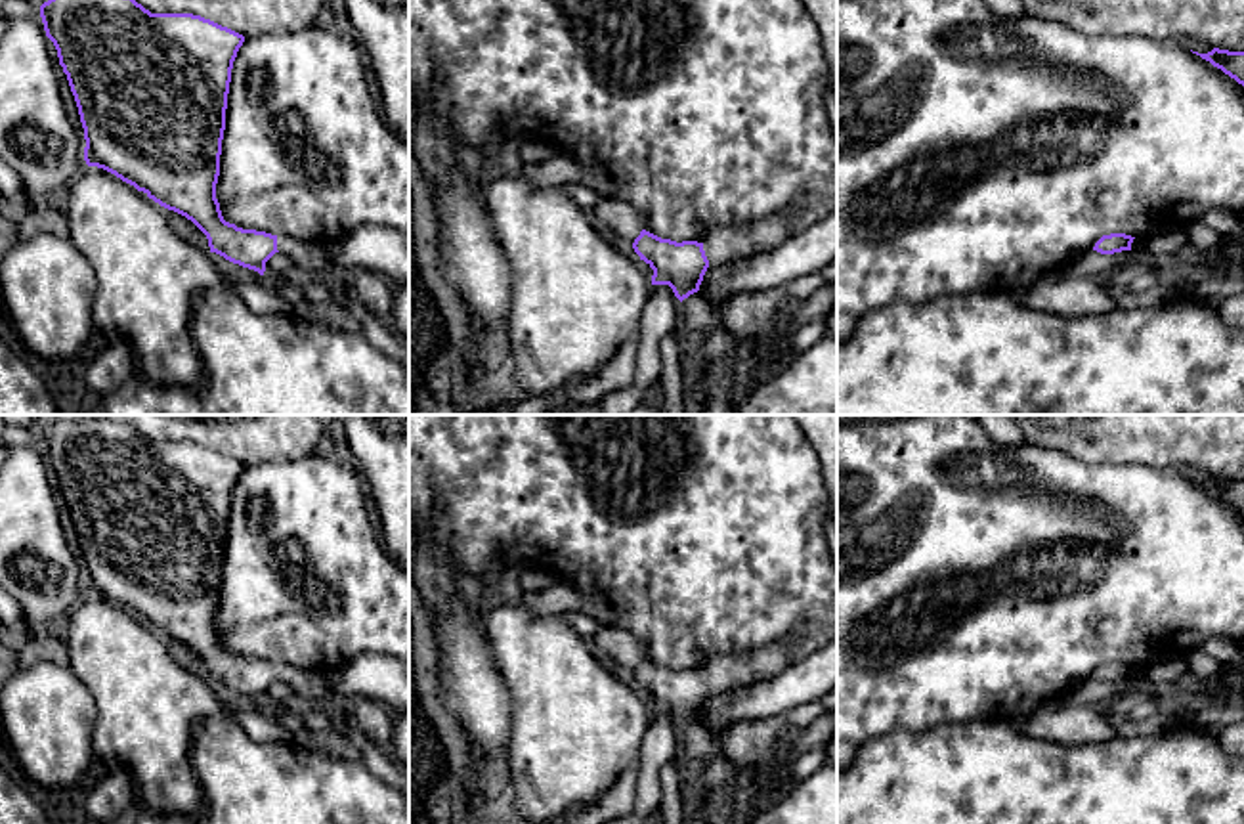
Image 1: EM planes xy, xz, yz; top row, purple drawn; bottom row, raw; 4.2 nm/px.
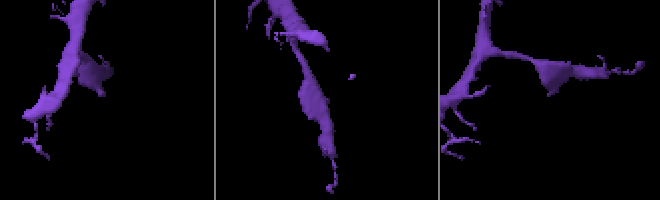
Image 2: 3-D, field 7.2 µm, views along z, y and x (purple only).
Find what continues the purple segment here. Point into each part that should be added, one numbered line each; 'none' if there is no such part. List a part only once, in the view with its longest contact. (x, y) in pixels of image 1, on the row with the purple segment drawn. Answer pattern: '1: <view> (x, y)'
1: xz (727, 243)

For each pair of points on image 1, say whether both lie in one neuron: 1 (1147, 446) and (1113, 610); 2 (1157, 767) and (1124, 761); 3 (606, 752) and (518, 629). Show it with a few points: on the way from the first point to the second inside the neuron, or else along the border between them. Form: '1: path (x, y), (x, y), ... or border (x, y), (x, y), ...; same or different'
1: border (1097, 463), (1145, 463), (1157, 469), (1179, 471); different
2: path (1149, 767), (1132, 767); same
3: path (576, 721), (562, 689), (541, 660); same

